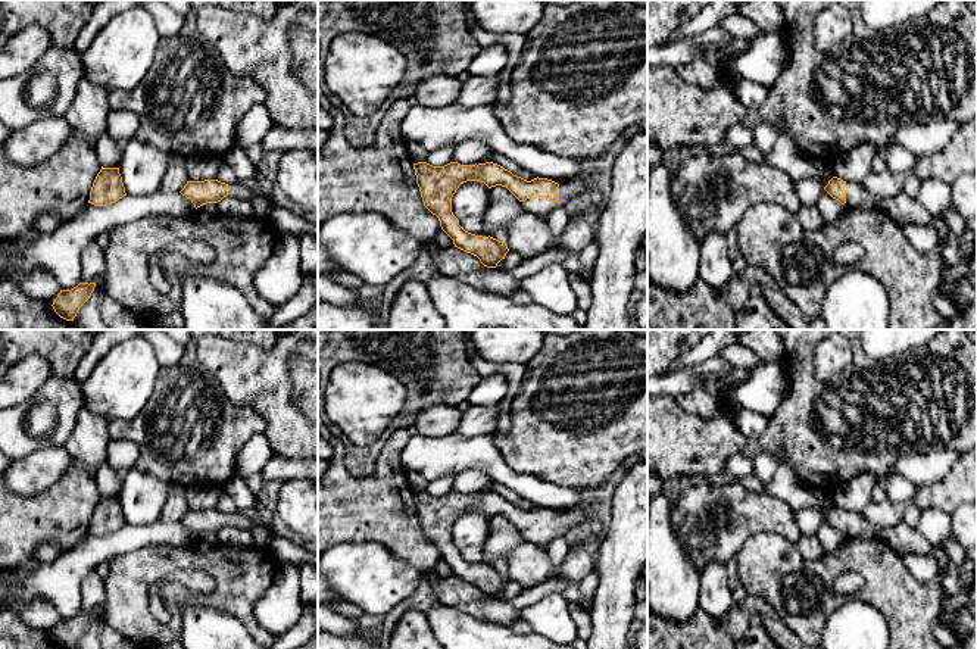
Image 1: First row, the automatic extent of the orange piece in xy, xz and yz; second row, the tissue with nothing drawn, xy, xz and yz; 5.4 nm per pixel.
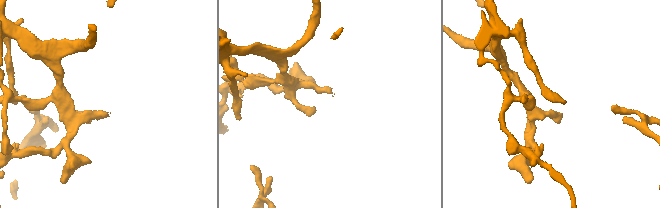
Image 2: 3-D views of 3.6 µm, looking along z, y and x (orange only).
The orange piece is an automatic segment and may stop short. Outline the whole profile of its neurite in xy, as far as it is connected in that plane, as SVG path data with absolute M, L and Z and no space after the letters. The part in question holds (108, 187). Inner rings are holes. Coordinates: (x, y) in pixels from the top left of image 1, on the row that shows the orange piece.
M103 168L97 174L88 203L94 206L107 206L127 196L119 168Z

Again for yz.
M833 177L824 190L846 209L875 209L880 206L878 197L867 191L862 182L849 182Z

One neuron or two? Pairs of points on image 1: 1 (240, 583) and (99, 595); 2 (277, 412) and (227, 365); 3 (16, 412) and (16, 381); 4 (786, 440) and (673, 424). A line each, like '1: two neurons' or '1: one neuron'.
1: two neurons
2: one neuron
3: two neurons
4: one neuron

